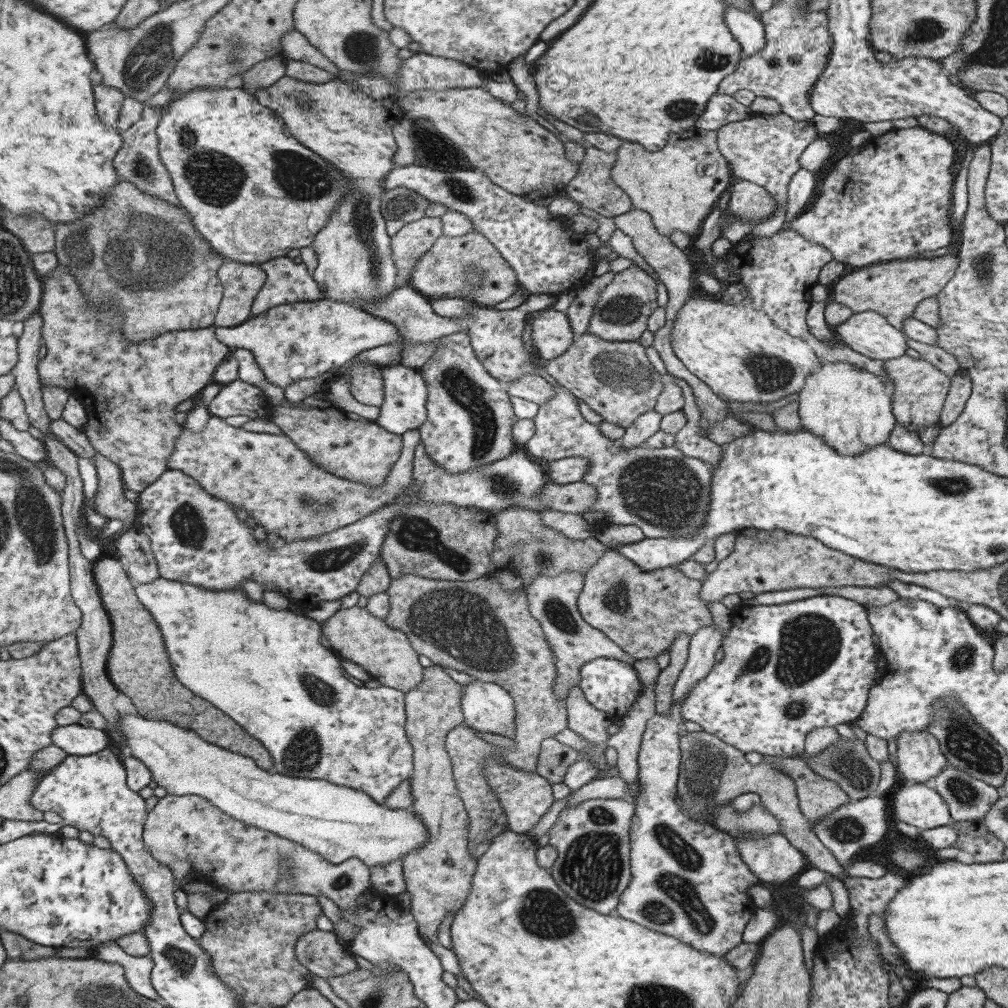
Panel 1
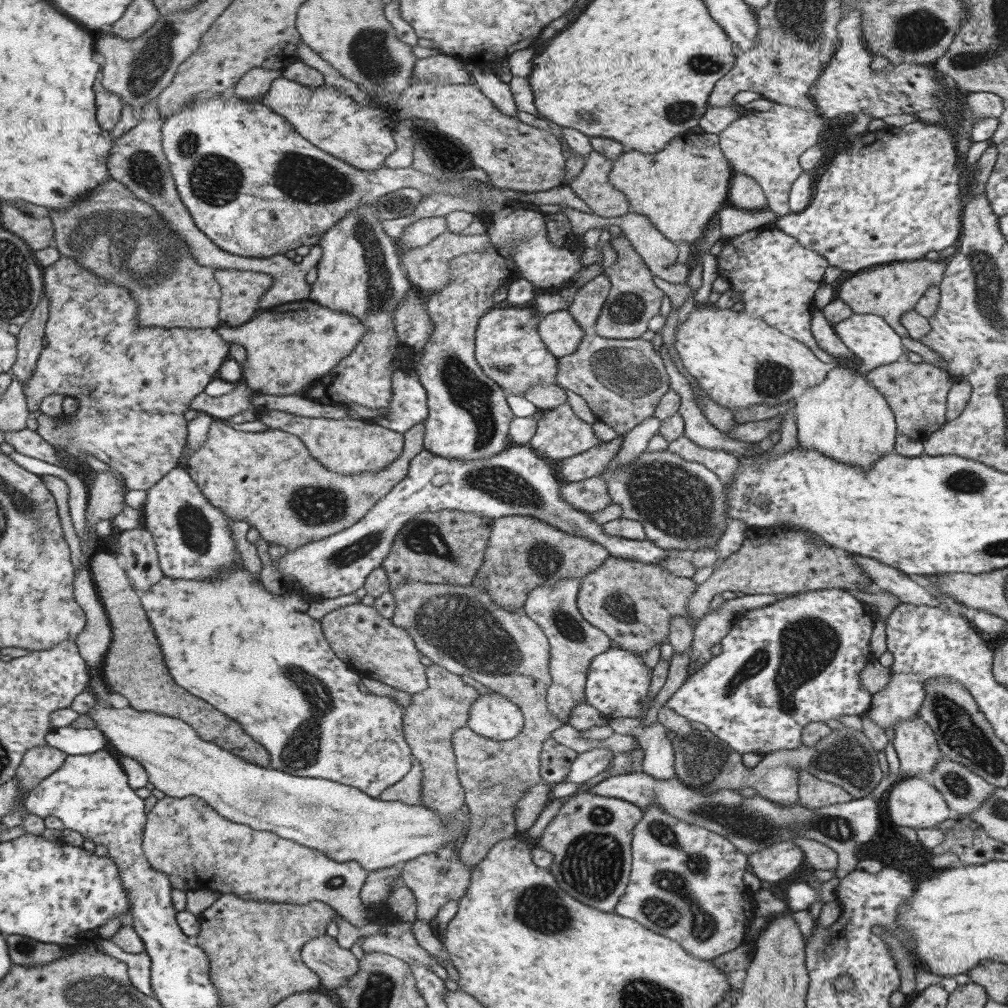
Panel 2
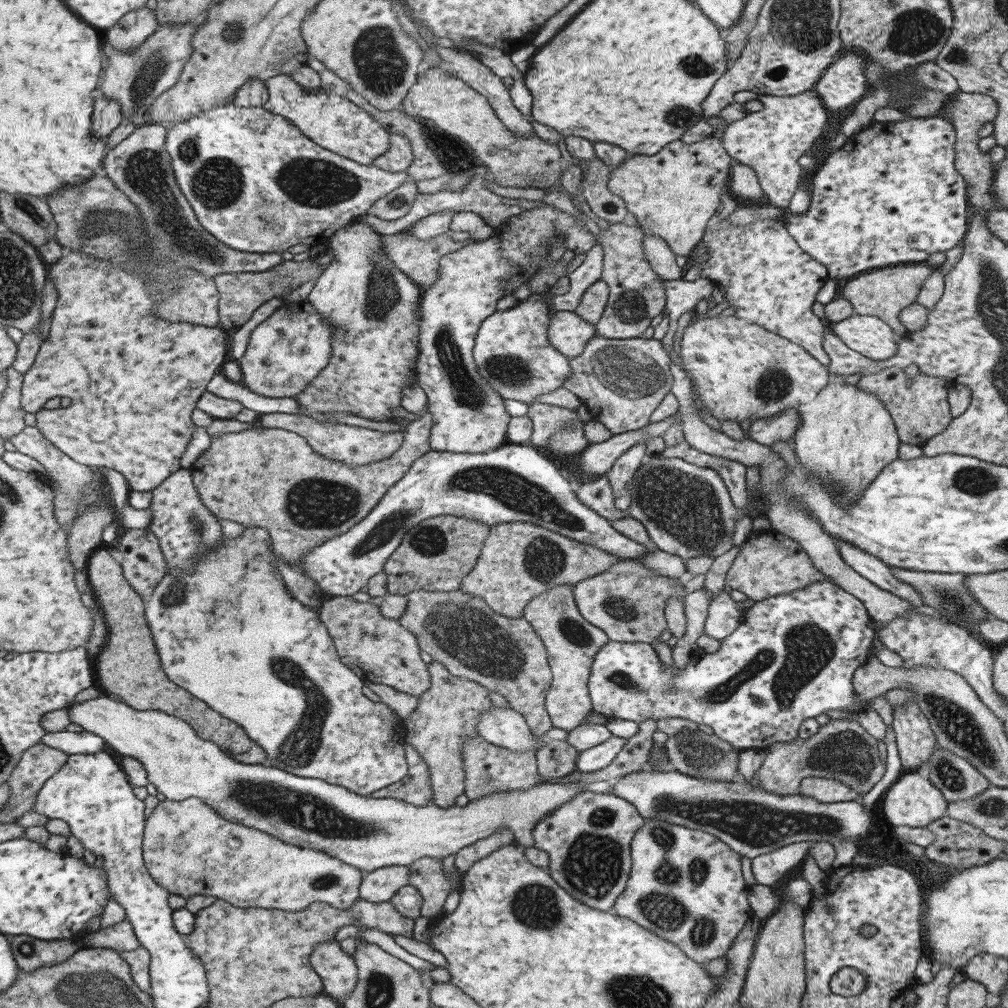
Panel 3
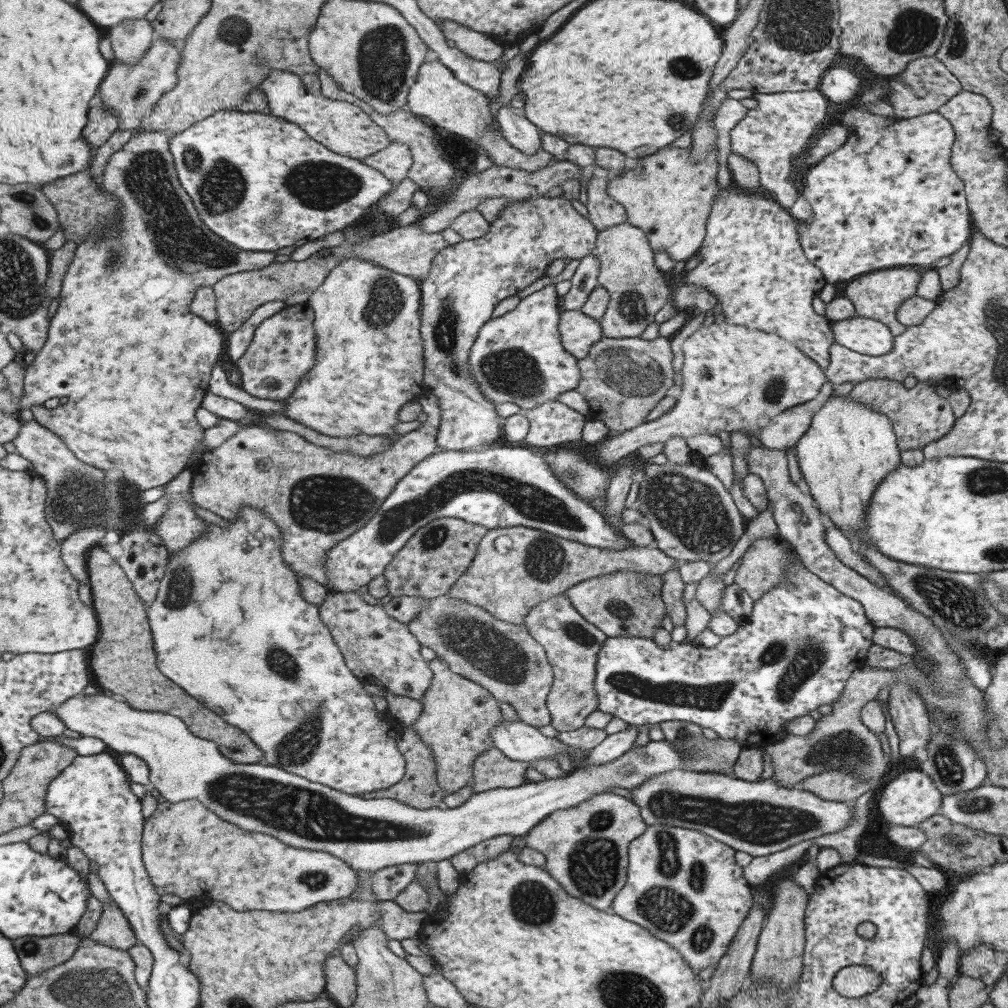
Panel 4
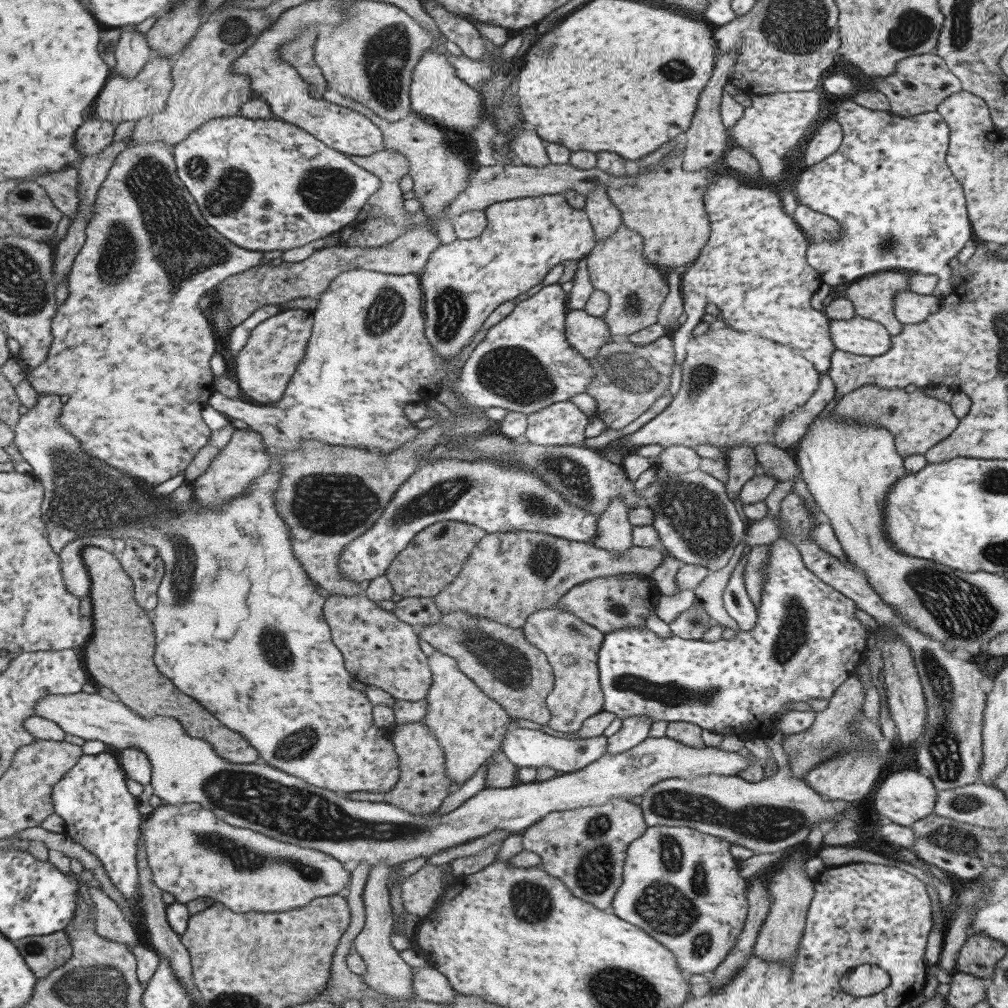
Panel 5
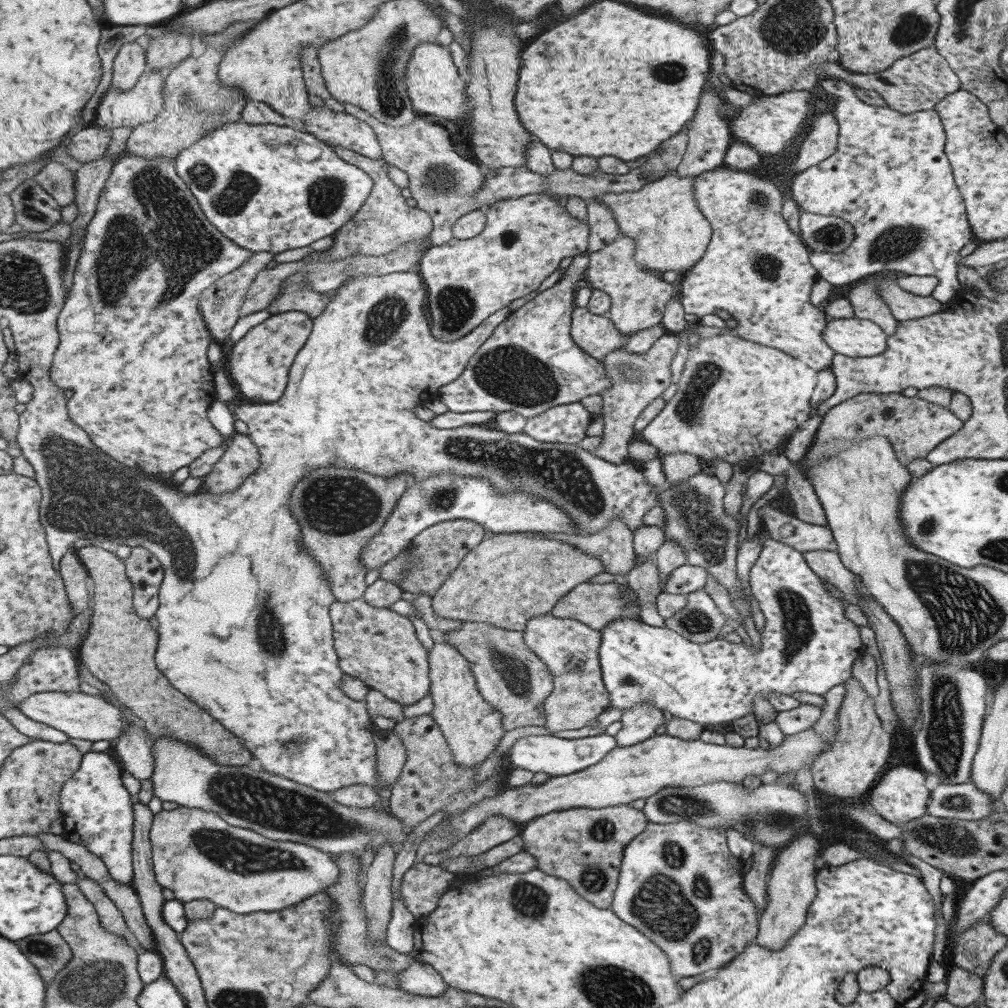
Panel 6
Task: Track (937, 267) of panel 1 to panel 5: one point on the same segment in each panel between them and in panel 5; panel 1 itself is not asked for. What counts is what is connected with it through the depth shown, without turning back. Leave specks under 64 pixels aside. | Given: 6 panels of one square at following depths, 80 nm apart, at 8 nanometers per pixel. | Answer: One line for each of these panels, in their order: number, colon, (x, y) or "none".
2: (888, 291)
3: (883, 293)
4: (878, 294)
5: (872, 296)

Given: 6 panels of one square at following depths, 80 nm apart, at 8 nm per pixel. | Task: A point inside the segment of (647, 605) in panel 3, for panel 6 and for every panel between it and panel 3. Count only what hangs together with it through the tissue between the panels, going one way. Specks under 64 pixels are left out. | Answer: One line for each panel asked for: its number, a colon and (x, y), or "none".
4: (625, 603)
5: (609, 603)
6: (593, 604)

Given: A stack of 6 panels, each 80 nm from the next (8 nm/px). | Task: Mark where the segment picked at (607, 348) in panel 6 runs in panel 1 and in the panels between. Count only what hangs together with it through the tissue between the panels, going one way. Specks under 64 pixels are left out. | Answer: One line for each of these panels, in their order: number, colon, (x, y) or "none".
1: (551, 334)
2: (559, 332)
3: (567, 332)
4: (577, 332)
5: (586, 334)

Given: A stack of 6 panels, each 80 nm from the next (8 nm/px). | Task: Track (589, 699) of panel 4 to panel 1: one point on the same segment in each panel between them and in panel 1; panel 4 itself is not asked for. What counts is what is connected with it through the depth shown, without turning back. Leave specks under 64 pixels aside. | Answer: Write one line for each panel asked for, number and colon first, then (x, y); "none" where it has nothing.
1: (551, 600)
2: (573, 642)
3: (570, 642)

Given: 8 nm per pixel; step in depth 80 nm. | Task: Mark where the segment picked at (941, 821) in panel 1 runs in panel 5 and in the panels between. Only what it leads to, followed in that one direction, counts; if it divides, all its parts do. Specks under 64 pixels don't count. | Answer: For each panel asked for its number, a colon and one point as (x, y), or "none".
2: (912, 803)
3: (911, 801)
4: (910, 798)
5: (906, 796)

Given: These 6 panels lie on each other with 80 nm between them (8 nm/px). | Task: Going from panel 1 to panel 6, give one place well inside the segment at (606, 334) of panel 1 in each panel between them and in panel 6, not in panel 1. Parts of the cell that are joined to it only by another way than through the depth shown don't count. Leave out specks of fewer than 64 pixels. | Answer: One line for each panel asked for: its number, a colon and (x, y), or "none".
2: (633, 298)
3: (635, 293)
4: (636, 290)
5: (635, 290)
6: (637, 297)

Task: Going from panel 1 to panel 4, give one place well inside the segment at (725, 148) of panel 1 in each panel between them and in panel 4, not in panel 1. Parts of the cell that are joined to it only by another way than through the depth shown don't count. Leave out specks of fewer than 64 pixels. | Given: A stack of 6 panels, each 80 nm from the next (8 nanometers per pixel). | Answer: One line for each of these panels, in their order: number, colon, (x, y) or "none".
2: (765, 146)
3: (770, 141)
4: (782, 125)

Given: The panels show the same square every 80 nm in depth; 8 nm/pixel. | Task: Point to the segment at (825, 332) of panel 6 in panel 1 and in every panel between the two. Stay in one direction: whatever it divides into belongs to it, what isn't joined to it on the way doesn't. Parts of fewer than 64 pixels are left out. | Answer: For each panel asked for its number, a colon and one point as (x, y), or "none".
1: (867, 333)
2: (874, 343)
3: (867, 335)
4: (867, 336)
5: (861, 336)

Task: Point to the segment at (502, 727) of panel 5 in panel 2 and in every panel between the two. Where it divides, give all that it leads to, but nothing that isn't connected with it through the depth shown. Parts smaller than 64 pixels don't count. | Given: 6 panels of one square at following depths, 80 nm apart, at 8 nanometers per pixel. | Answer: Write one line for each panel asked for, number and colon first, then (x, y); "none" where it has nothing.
2: (436, 712)
3: (445, 714)
4: (457, 715)

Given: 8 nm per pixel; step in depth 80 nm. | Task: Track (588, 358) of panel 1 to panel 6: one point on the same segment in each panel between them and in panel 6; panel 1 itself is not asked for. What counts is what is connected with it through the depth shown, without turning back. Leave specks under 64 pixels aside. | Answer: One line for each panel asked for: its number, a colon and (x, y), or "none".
2: (621, 381)
3: (620, 381)
4: (622, 378)
5: (627, 378)
6: (637, 379)

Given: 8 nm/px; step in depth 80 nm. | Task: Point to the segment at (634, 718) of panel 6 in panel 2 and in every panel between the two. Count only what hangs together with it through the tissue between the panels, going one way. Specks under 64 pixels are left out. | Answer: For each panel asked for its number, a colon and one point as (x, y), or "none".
2: (586, 765)
3: (593, 759)
4: (615, 744)
5: (634, 729)

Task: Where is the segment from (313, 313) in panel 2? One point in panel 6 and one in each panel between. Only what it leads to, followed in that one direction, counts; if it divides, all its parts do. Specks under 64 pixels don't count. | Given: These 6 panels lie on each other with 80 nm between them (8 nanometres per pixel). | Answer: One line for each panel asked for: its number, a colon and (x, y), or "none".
3: (289, 349)
4: (284, 350)
5: (276, 348)
6: (260, 363)

